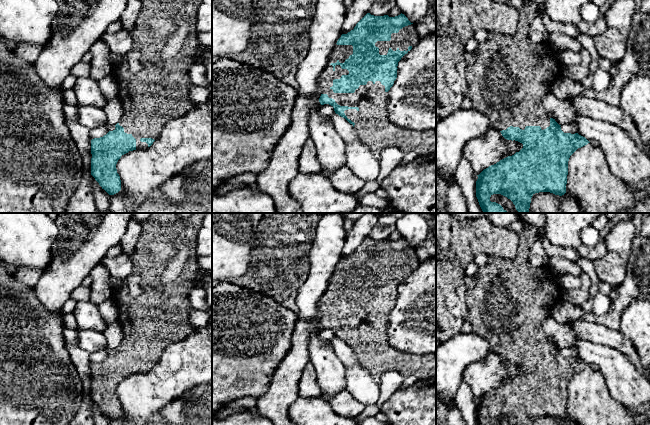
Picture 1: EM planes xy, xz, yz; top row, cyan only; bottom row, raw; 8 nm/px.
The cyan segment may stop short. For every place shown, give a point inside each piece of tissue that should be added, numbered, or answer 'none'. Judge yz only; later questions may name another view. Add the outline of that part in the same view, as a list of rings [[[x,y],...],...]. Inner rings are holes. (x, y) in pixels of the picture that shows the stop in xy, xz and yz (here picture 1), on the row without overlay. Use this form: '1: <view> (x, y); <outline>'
1: yz (508, 300); [[[527,224],[519,233],[519,245],[514,258],[488,256],[488,263],[478,267],[475,276],[465,277],[466,290],[466,320],[472,327],[472,332],[489,341],[490,350],[497,355],[508,351],[540,350],[542,354],[550,350],[550,342],[543,330],[543,322],[551,315],[552,307],[561,299],[559,287],[554,279],[554,271],[550,266],[532,266],[530,249],[539,236],[539,229]]]

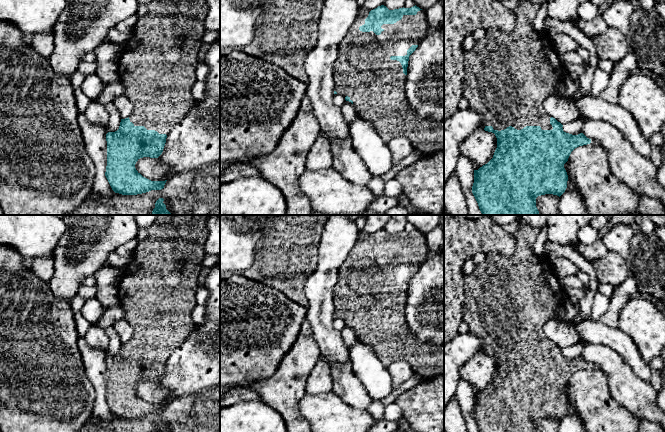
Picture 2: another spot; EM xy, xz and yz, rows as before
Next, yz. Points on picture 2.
1: yz (509, 298); [[[517,220],[519,229],[514,233],[515,249],[512,254],[489,253],[481,264],[475,265],[471,274],[464,275],[465,291],[463,321],[469,326],[469,334],[479,338],[485,350],[494,354],[504,354],[509,350],[521,354],[526,350],[540,350],[542,354],[552,354],[551,340],[545,335],[544,325],[550,320],[557,320],[555,312],[566,299],[566,292],[561,287],[559,278],[553,271],[549,258],[537,258],[533,253],[533,245],[540,229]]]

